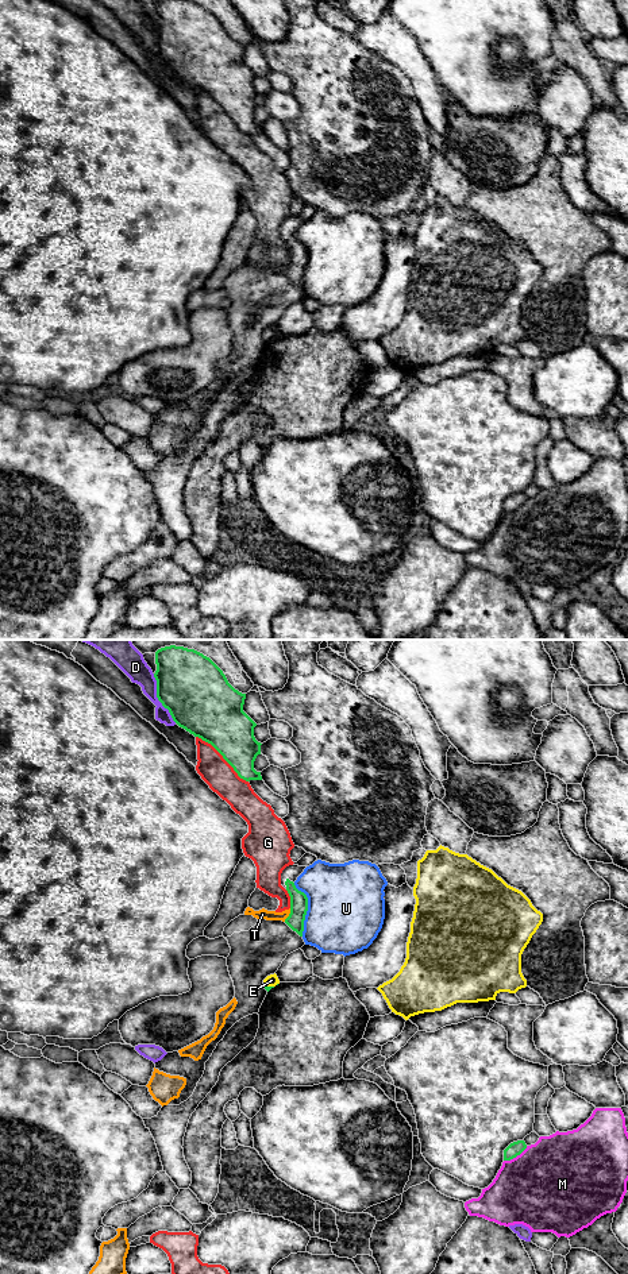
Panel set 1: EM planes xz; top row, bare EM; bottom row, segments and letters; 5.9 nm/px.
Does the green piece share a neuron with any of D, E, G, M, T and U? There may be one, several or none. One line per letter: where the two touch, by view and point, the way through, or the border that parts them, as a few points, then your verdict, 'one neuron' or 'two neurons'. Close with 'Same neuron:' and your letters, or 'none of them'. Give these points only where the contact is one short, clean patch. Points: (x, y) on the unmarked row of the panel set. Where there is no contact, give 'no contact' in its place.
D: meets green in xz at (157, 49); two neurons
E: meets green in xz at (269, 339); two neurons
G: meets green in xz at (223, 109); two neurons
M: meets green in xz at (515, 509); two neurons
T: meets green in xz at (289, 267); two neurons
U: meets green in xz at (307, 261); two neurons
Same neuron: none of them

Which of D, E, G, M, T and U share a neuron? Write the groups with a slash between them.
D / E / G / M / T / U

